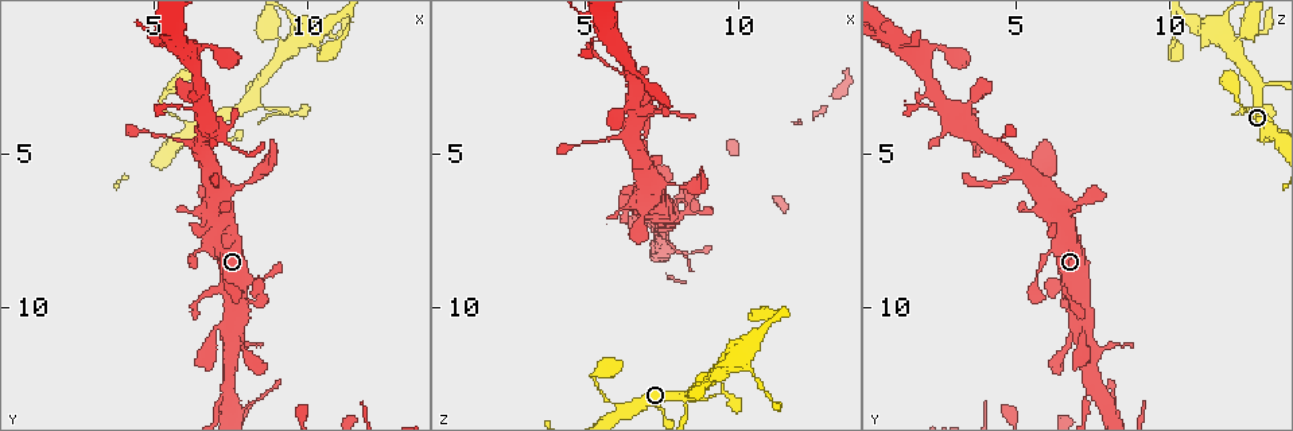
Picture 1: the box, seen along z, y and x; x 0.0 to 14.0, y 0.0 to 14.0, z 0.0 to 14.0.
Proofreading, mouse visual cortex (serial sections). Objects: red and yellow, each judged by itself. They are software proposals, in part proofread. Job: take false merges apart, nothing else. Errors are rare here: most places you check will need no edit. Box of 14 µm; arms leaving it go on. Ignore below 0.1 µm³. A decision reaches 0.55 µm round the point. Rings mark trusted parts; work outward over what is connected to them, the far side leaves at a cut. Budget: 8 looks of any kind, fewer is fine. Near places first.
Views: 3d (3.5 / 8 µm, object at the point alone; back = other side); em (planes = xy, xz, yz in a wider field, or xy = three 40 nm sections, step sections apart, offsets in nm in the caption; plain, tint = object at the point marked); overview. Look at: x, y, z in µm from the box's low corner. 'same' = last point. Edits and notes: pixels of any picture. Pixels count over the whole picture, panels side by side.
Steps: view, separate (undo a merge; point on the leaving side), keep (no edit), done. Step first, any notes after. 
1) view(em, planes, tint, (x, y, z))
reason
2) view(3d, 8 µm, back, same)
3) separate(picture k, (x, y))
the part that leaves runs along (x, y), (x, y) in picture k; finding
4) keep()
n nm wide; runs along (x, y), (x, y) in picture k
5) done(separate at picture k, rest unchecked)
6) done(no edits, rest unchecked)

view(3d, 3.5 µm, (7.4, 12.6, 7.5))
three arms meet

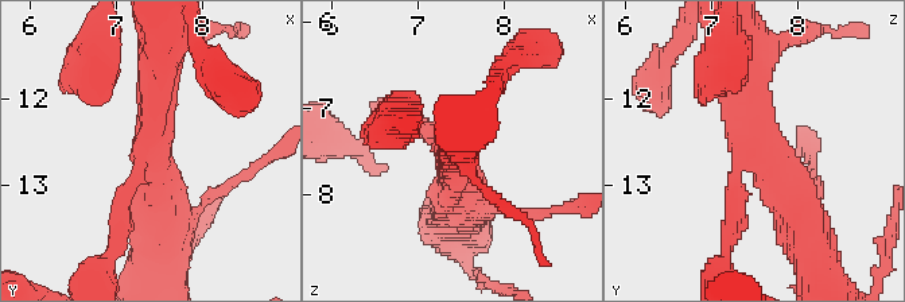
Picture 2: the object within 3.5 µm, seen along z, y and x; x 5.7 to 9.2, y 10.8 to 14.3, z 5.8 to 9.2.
view(em, planes, tint, (7.40, 12.60, 7.55))

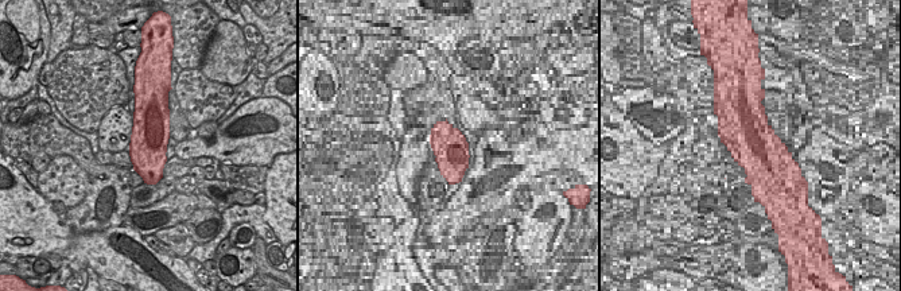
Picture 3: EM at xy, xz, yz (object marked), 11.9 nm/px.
keep()
460 nm wide; runs along (740, 64), (757, 151), (806, 229) in picture 2; continuous, no second cell

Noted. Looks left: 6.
view(3d, 8 µm, (6.0, 4.0, 13.1))
calibre changes

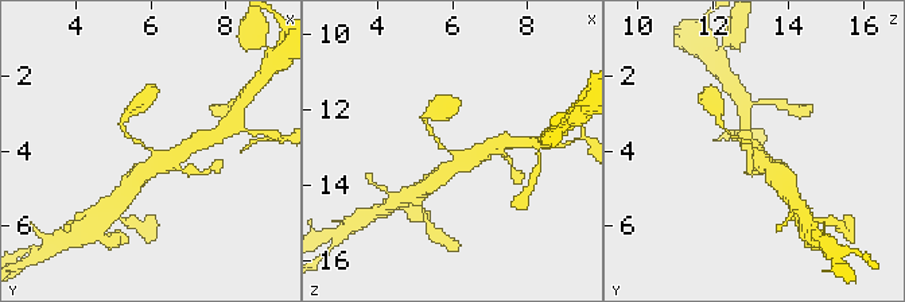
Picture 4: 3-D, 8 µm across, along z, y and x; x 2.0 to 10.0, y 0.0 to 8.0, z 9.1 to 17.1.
view(em, xy, step 3, tint, (5.9, 4.0, 13.2))
arms of 100, 500 nm; need the tissue

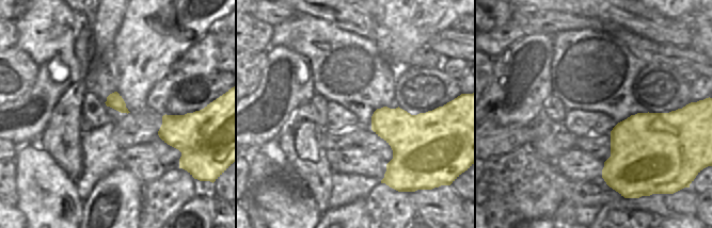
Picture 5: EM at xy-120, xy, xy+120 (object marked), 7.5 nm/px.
keep()
runs along (485, 150), (453, 154), (427, 127) in picture 4; continuous, no second cell

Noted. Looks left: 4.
view(3d, 8 µm, back, (8.2, 3.4, 12.8))
looks like a crossing

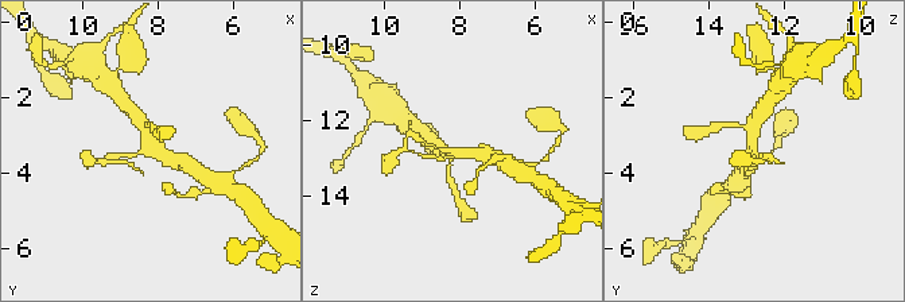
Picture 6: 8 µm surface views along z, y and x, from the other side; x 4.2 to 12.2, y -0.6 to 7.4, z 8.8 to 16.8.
view(em, xy, step 1, tint, (8.1, 3.3, 12.8))
4 arms; arms of 100, 150, 350, 400 nm

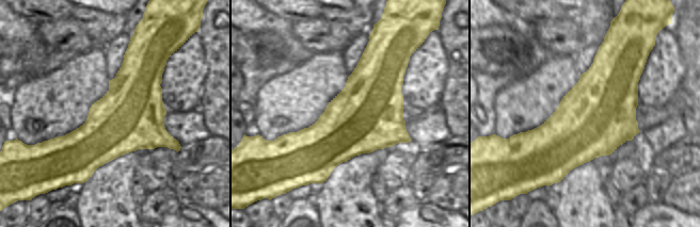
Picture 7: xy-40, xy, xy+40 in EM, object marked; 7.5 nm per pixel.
keep()
runs along (185, 166), (147, 143), (133, 113) in picture 6; continuous, no second cell

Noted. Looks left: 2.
done(no edits, rest unchecked)

